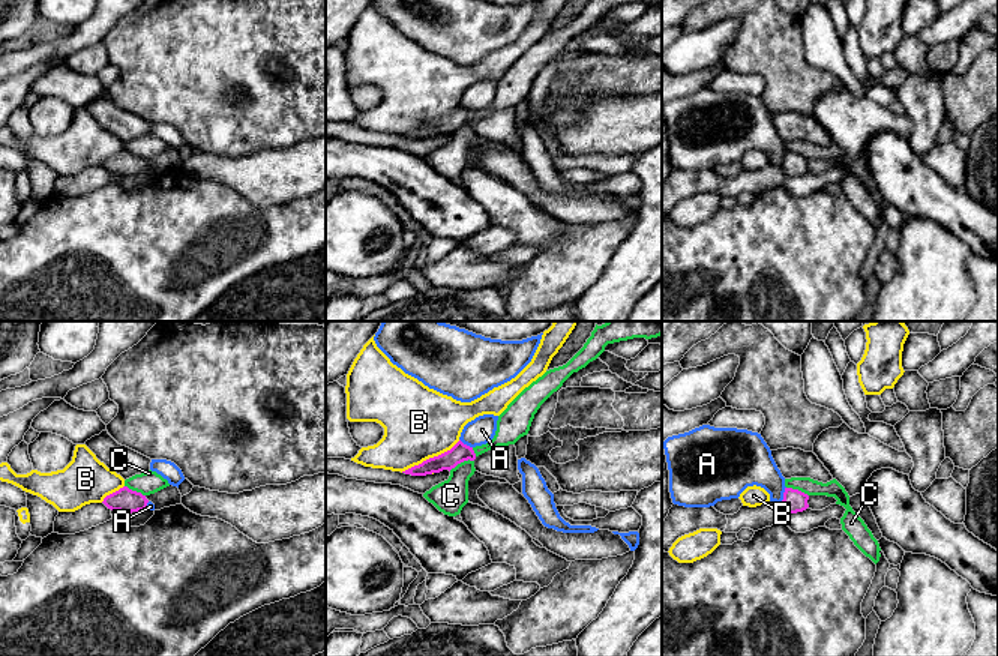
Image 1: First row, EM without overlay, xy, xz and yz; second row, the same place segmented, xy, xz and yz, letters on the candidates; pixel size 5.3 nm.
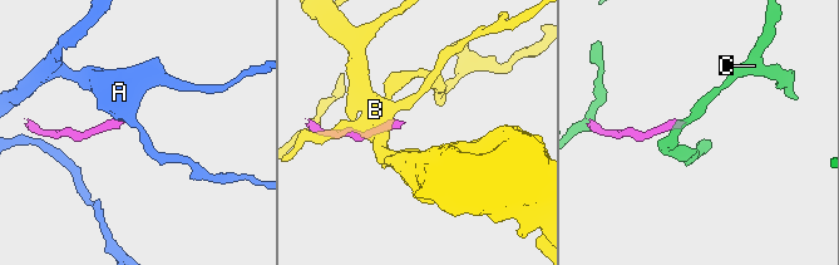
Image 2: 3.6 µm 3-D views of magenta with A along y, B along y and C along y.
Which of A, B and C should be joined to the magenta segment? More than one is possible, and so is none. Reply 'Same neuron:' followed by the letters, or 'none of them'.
Same neuron: none of them

